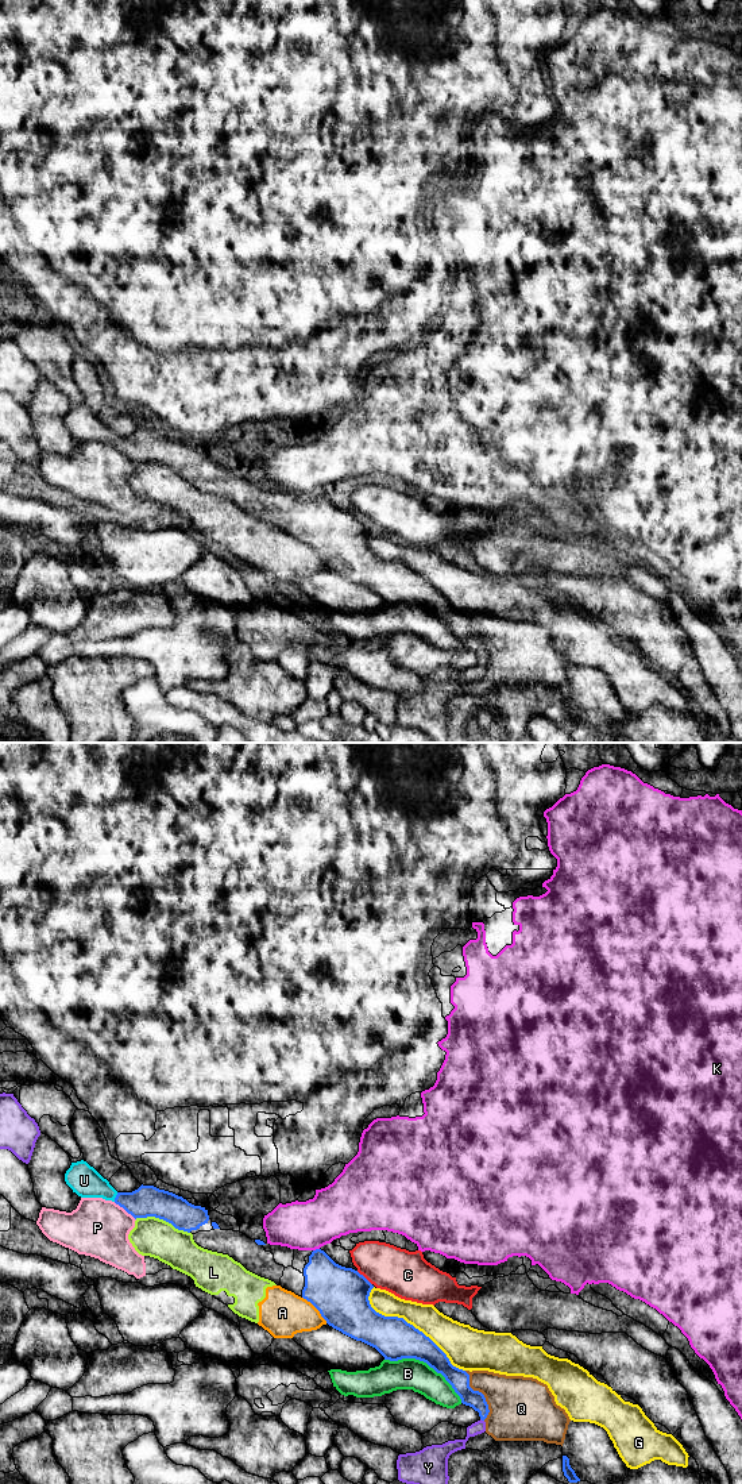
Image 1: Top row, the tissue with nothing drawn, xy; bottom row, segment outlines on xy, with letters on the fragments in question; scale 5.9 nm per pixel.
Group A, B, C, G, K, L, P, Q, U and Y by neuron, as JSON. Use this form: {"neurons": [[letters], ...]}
{"neurons": [["A", "L"], ["B", "P"], ["C"], ["G"], ["K"], ["Q"], ["U"], ["Y"]]}

